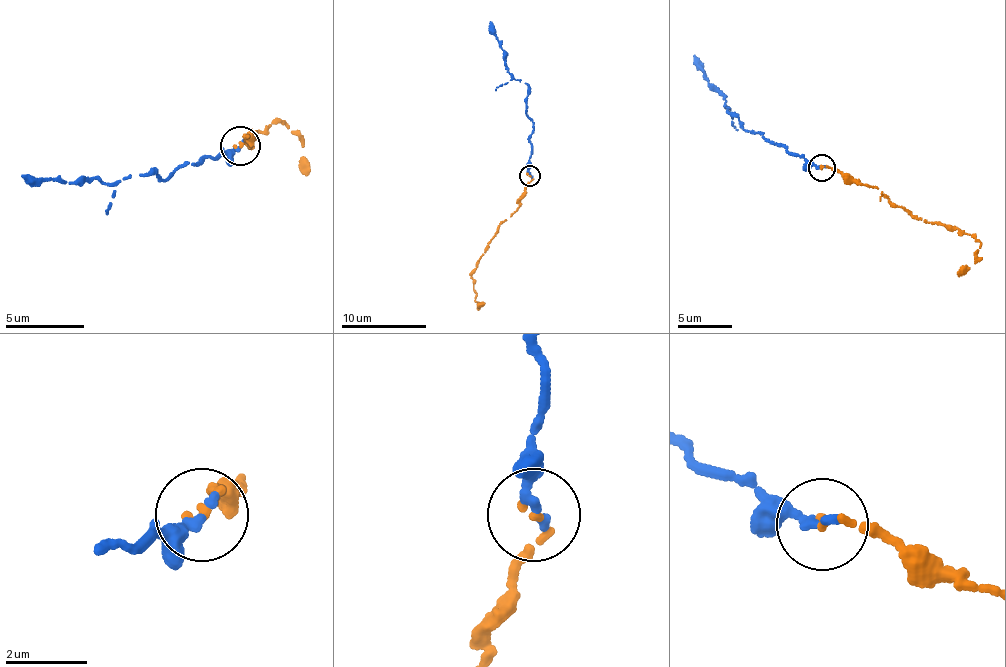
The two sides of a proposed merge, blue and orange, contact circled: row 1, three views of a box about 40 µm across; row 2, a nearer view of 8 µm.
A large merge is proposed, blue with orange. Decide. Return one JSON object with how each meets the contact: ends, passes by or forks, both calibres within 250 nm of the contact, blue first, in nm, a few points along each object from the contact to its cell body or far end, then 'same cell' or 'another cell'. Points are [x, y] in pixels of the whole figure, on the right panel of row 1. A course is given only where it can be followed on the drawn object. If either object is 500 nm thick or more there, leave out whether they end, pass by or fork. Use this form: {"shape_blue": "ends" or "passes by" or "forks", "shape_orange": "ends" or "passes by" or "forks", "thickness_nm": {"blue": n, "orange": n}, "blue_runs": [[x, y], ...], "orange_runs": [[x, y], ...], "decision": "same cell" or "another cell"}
{"shape_blue": "ends", "shape_orange": "ends", "thickness_nm": {"blue": 280, "orange": 200}, "blue_runs": [[820, 166], [788, 154], [786, 146], [765, 140], [762, 133], [745, 131], [722, 95], [711, 91], [695, 54]], "orange_runs": [[822, 167], [868, 184], [930, 223], [976, 236], [981, 244], [976, 263], [958, 273]], "decision": "same cell"}

